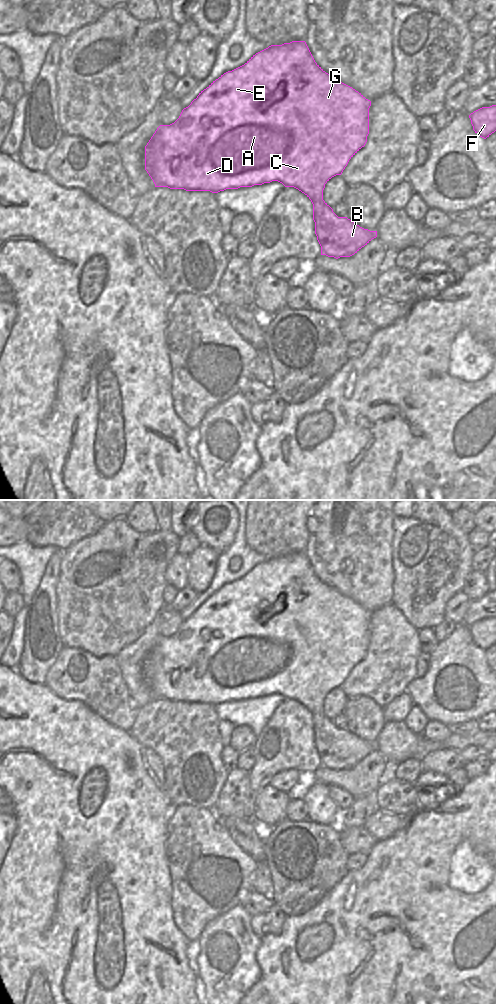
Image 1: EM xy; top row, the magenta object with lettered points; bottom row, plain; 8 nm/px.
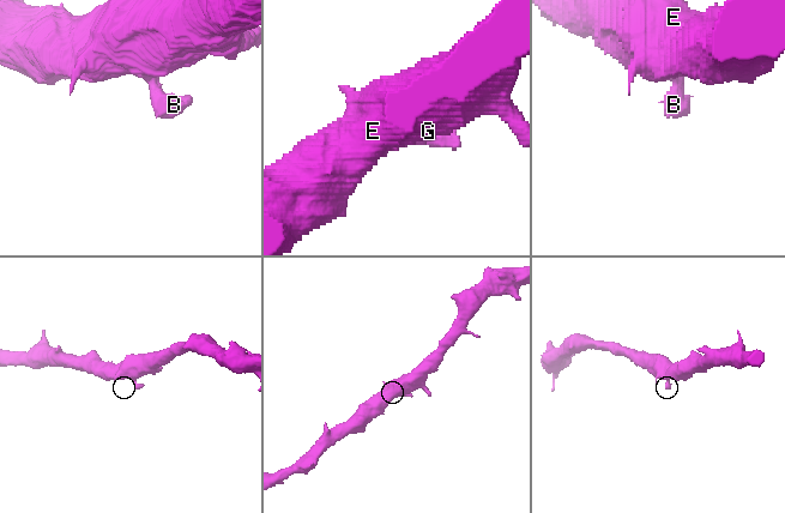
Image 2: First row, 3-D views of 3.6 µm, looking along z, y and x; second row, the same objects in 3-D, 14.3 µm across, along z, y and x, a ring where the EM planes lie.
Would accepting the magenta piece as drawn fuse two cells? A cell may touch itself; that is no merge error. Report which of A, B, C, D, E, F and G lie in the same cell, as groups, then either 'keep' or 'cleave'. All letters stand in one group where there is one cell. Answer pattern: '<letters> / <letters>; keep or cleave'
A B C D E F G; keep

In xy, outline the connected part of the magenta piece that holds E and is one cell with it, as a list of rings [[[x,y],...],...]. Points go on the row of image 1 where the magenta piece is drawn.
[[[292,41],[282,45],[271,45],[253,55],[244,65],[224,73],[213,81],[206,89],[201,91],[191,104],[184,108],[179,118],[170,125],[160,125],[147,145],[145,146],[145,170],[153,180],[155,187],[168,187],[170,189],[184,189],[186,191],[210,191],[218,193],[226,189],[252,187],[272,181],[278,181],[285,187],[294,187],[304,193],[313,204],[313,220],[315,234],[321,246],[321,255],[334,257],[350,257],[377,237],[377,231],[364,229],[348,219],[338,217],[333,209],[323,200],[325,184],[334,176],[341,175],[349,160],[367,142],[369,134],[369,108],[371,101],[352,87],[342,83],[336,77],[326,73],[314,60],[305,41]]]

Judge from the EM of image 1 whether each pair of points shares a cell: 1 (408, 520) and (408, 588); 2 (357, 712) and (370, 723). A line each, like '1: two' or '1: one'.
1: one
2: one

